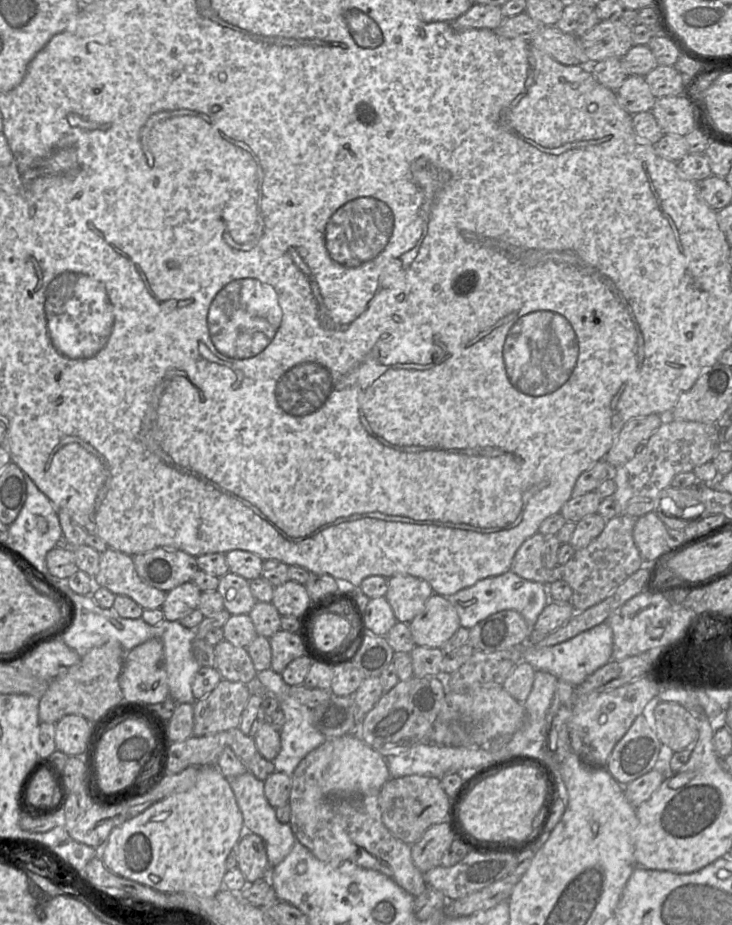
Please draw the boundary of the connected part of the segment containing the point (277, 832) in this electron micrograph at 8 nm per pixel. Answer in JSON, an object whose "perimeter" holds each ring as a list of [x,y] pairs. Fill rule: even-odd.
{"perimeter":[[[250,771],[227,779],[229,780],[229,784],[242,813],[243,824],[263,839],[269,867],[277,866],[290,853],[296,841],[296,837],[289,823],[281,823],[278,821],[275,808],[270,805],[265,797],[264,781],[256,778]]]}

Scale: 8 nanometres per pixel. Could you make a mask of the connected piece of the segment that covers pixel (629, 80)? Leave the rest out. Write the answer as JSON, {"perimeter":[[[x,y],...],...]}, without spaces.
{"perimeter":[[[640,75],[628,76],[617,89],[616,95],[621,107],[630,115],[651,111],[656,101],[645,77]]]}

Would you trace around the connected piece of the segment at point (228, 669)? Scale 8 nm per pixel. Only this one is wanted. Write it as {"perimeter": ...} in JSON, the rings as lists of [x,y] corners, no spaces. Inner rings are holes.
{"perimeter":[[[223,639],[214,646],[215,668],[222,679],[249,683],[257,676],[253,662],[244,647],[237,647]]]}

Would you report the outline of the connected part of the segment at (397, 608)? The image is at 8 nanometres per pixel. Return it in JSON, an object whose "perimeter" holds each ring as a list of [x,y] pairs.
{"perimeter":[[[395,575],[388,579],[385,595],[397,622],[410,623],[434,594],[430,584],[412,575]]]}

